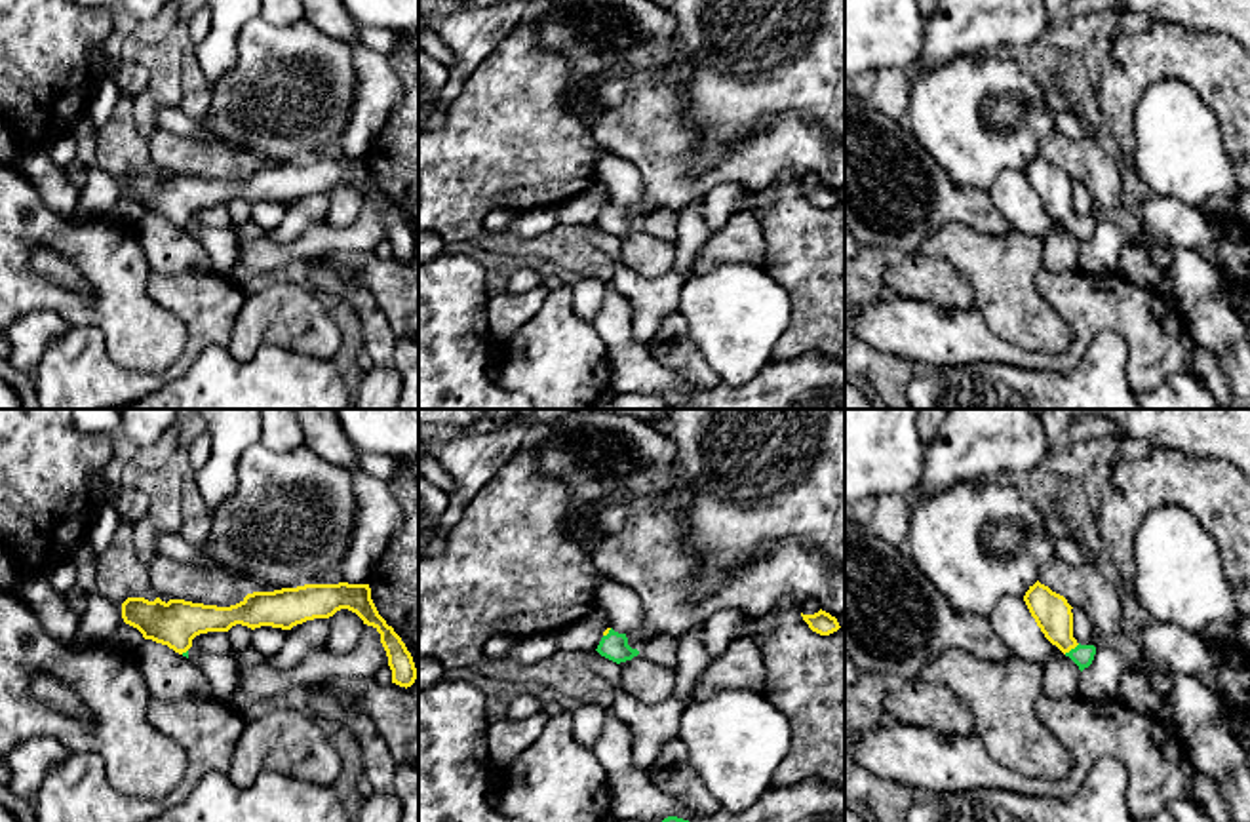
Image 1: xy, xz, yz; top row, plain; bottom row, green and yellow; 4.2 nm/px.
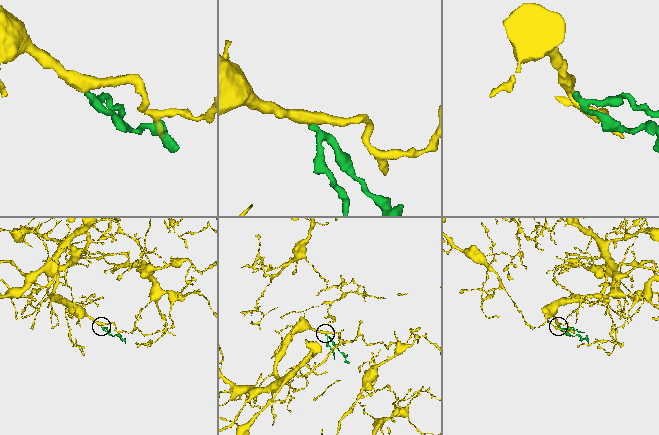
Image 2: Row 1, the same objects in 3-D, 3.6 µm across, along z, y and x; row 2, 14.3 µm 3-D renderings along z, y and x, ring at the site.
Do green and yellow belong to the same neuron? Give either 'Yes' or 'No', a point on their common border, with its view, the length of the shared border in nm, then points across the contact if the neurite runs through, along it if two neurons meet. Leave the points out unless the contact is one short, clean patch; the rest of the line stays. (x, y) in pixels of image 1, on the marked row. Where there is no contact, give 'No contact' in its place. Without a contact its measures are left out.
Yes. Touches green at yz (1072, 649). Shared border 80 nm. Path across: yz (1083, 655), (1072, 649), (1062, 638), (1053, 613)

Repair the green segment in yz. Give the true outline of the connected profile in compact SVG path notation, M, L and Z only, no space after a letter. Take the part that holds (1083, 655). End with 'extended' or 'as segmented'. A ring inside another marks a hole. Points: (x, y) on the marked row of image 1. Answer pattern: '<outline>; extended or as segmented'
M1037 580L1025 592L1024 601L1045 637L1069 656L1081 672L1092 664L1096 647L1081 645L1073 637L1073 607L1064 596Z; extended

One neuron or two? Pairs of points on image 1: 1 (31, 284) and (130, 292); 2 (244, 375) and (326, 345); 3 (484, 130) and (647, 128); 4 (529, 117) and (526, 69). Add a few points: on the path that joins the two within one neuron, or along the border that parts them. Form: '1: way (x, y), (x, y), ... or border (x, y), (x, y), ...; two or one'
1: way (56, 297), (69, 307), (94, 313), (105, 303); one
2: border (257, 349), (280, 345), (330, 360); two
3: border (623, 97), (586, 103), (604, 147); two
4: way (527, 105), (526, 80); one

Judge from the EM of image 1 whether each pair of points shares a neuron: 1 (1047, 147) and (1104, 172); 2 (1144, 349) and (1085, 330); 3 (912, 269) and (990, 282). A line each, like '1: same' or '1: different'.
1: same
2: same
3: different

